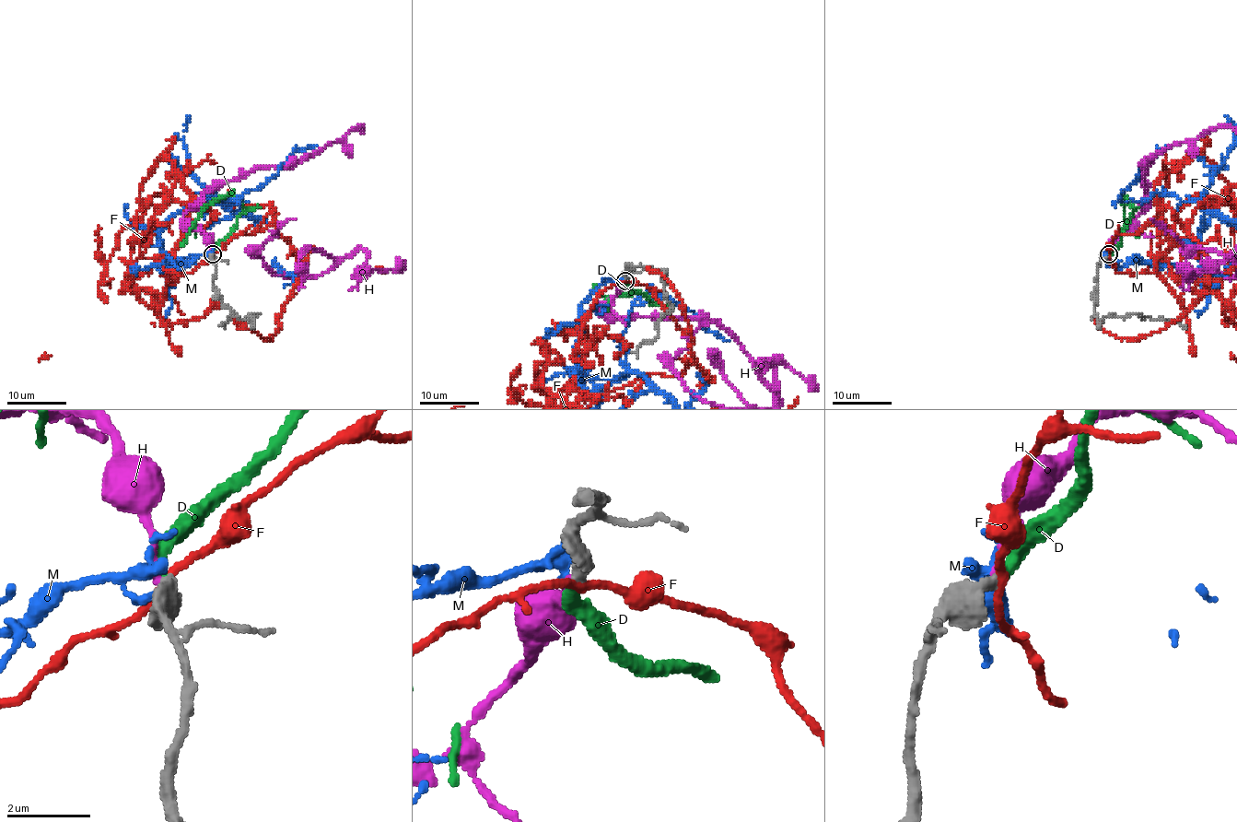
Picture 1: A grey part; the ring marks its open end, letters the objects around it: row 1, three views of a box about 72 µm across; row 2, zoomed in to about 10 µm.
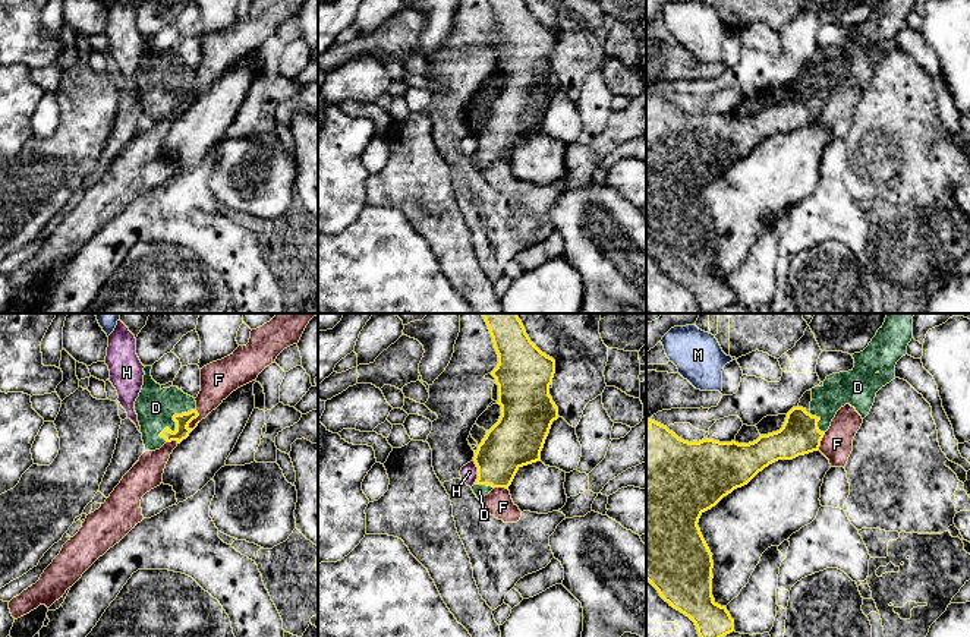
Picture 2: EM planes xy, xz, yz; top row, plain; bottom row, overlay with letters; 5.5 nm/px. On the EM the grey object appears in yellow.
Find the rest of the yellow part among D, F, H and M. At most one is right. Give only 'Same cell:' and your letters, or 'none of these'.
Same cell: D

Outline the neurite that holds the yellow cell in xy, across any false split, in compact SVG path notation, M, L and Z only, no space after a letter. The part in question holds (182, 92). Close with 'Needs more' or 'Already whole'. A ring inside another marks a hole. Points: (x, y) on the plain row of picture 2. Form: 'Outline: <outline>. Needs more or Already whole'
Outline: M144 40L144 57L135 73L145 123L160 122L171 113L180 116L193 103L189 95L199 88L193 69L177 59L163 60L152 51L151 41Z. Needs more

